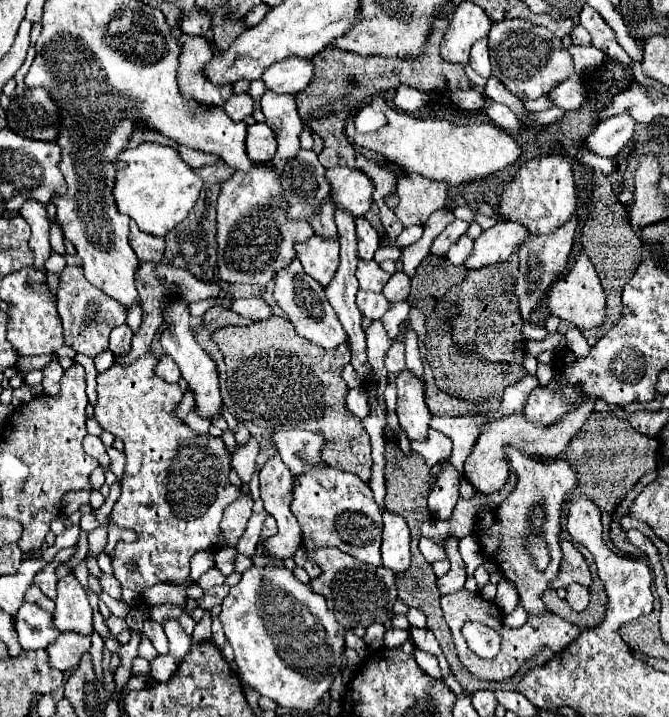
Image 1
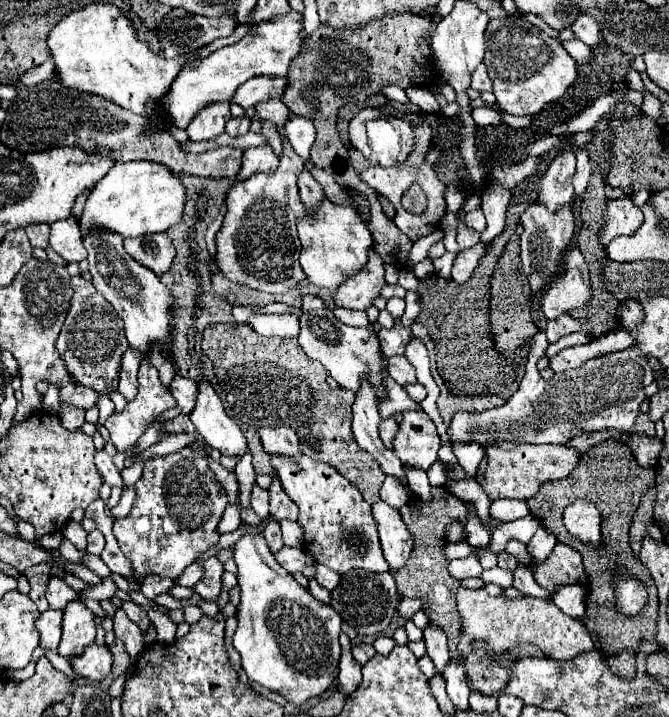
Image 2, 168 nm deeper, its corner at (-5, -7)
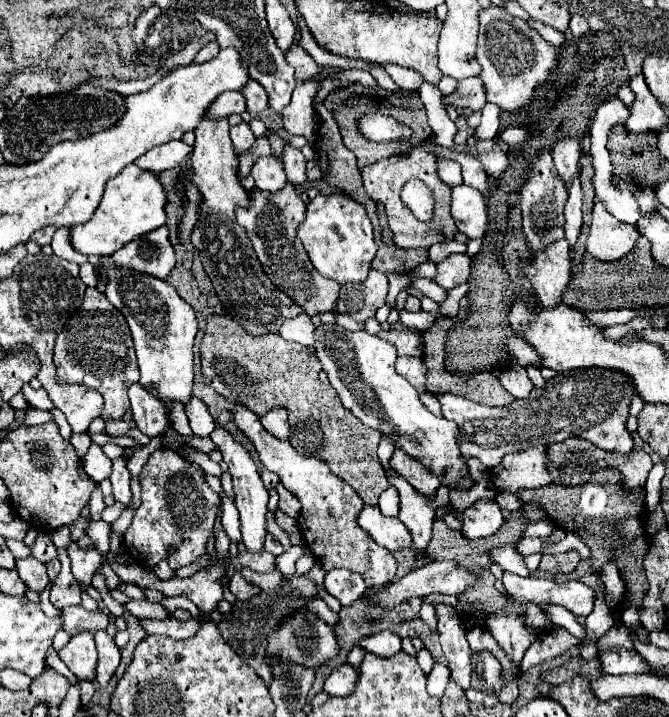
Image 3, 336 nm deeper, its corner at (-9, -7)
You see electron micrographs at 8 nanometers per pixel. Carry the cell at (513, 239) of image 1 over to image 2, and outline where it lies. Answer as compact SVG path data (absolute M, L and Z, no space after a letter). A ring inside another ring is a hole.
M478 242L474 248L468 248L466 252L458 252L458 256L454 260L454 266L452 266L452 276L450 276L456 284L462 284L472 276L472 272L478 266L482 254L486 252L486 246L488 244Z

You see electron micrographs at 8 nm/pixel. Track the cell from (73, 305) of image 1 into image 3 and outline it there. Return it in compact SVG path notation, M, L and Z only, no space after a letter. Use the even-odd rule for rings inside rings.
M86 288L78 316L56 336L54 364L62 382L84 384L104 396L104 408L100 414L104 420L120 420L124 410L130 408L128 386L140 378L132 334L122 312L116 310L98 288Z

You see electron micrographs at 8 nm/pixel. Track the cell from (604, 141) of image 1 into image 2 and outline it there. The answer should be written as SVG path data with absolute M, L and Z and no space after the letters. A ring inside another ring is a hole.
M578 150L576 152L576 174L574 174L574 196L582 196L584 190L586 190L586 184L590 180L590 158L588 158L588 152L586 150Z

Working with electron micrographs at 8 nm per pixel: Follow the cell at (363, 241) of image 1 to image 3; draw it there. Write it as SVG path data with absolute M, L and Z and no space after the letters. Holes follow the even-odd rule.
M370 270L370 276L364 282L350 282L340 288L336 302L336 312L348 314L356 322L364 322L374 316L380 306L386 304L388 294L388 276L382 270Z

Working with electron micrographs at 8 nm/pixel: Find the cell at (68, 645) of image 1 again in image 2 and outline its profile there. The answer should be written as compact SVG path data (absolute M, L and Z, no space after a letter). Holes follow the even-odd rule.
M90 644L90 646L86 646L86 650L80 656L70 660L74 672L90 682L104 680L110 674L112 662L114 662L114 656L106 644L102 644L102 646Z

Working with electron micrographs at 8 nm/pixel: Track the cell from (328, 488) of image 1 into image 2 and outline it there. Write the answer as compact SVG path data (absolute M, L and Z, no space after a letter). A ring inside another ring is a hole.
M270 456L282 488L300 508L298 524L304 528L304 546L312 552L318 564L324 564L340 574L356 568L368 572L388 572L390 566L382 556L376 522L370 512L370 504L362 498L358 488L336 472L330 464L302 456L298 460L286 460L282 456Z

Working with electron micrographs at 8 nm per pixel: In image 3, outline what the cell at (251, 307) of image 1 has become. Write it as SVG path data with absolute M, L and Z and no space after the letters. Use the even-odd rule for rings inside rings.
M298 314L294 318L286 318L278 330L284 340L292 340L298 344L306 344L308 348L314 346L314 324L310 322L308 314Z

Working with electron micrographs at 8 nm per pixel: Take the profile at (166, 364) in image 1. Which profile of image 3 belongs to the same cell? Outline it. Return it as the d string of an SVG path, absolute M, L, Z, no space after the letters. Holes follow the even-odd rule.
M194 396L190 398L190 402L186 402L186 416L196 436L208 436L214 430L214 418L208 412L208 406L200 398Z

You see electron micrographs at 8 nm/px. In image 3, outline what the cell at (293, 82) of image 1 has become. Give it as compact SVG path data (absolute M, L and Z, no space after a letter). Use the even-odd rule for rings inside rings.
M222 92L222 96L218 96L218 100L214 102L214 108L210 108L208 118L224 118L242 112L246 112L246 98L242 96L242 92Z

